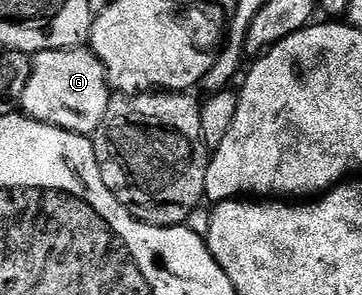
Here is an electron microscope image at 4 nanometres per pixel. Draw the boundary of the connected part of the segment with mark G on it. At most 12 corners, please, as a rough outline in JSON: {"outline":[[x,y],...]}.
{"outline":[[88,47],[39,52],[19,108],[96,132],[111,99]]}

